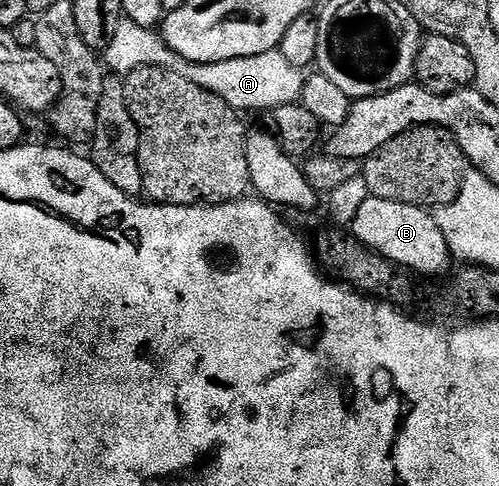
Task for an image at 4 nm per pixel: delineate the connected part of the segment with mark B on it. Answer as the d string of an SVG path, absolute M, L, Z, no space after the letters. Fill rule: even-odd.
M369 196L367 203L359 207L359 215L353 220L351 232L369 249L425 279L433 279L436 273L443 272L451 262L447 239L437 225L436 216L430 215L420 205Z

